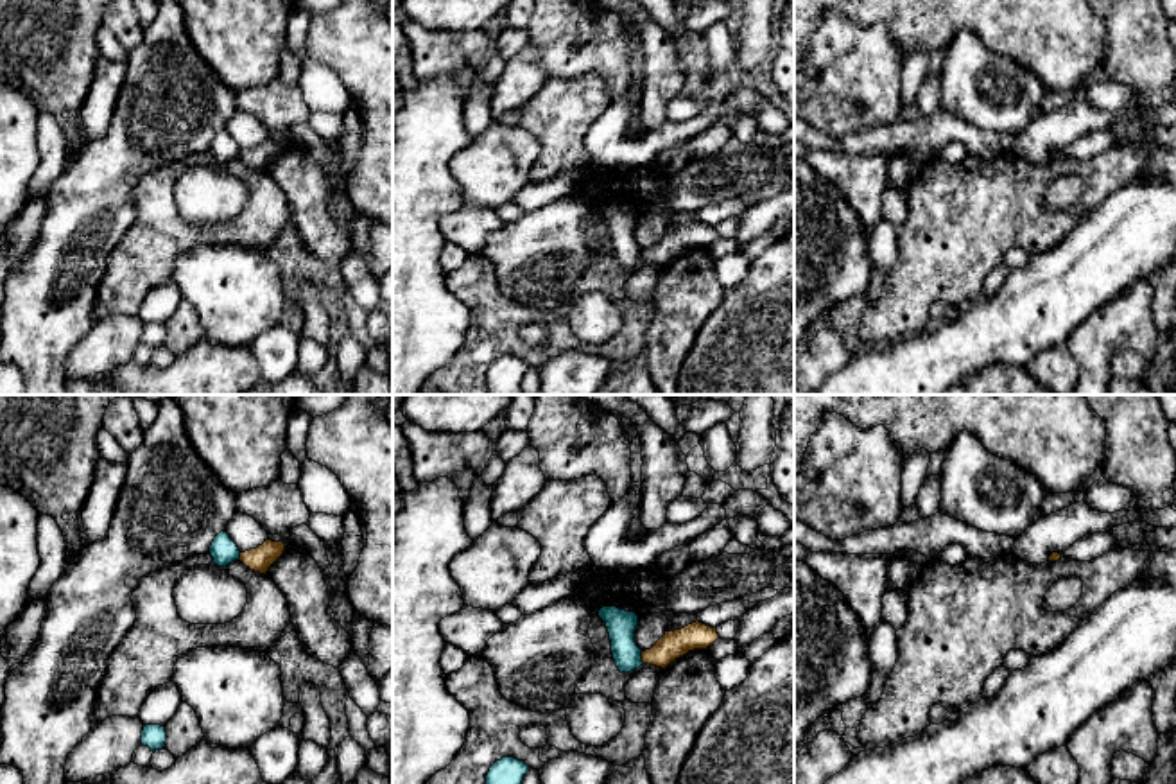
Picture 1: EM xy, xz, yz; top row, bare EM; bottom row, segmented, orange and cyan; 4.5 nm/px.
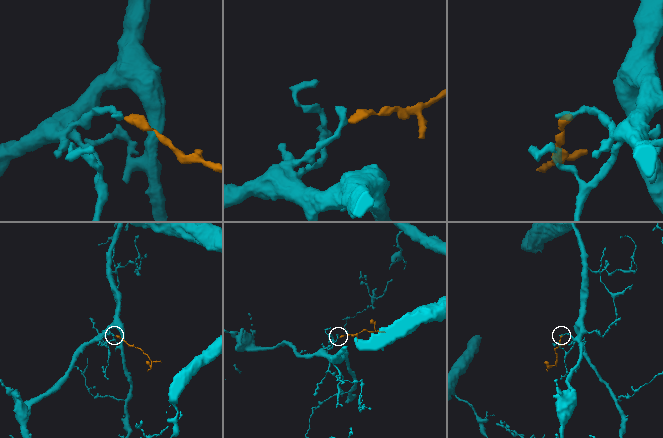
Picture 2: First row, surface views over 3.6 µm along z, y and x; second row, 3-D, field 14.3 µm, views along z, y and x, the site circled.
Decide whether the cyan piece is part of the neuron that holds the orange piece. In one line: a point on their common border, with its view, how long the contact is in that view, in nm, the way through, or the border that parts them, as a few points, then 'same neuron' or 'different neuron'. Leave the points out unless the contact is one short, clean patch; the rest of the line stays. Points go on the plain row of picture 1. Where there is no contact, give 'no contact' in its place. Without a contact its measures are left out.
xz (642, 255) | 60 nm | along xz (640, 250), (644, 261) | different neuron

